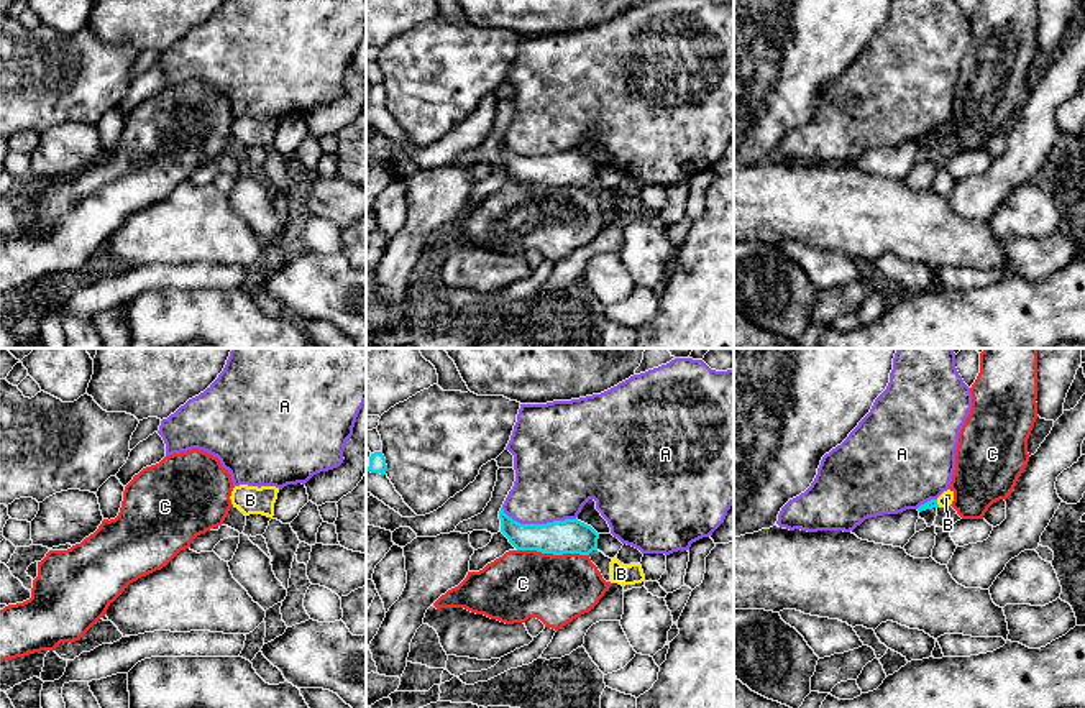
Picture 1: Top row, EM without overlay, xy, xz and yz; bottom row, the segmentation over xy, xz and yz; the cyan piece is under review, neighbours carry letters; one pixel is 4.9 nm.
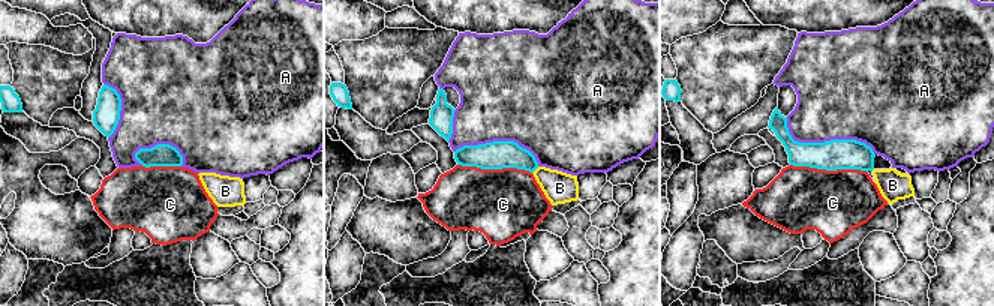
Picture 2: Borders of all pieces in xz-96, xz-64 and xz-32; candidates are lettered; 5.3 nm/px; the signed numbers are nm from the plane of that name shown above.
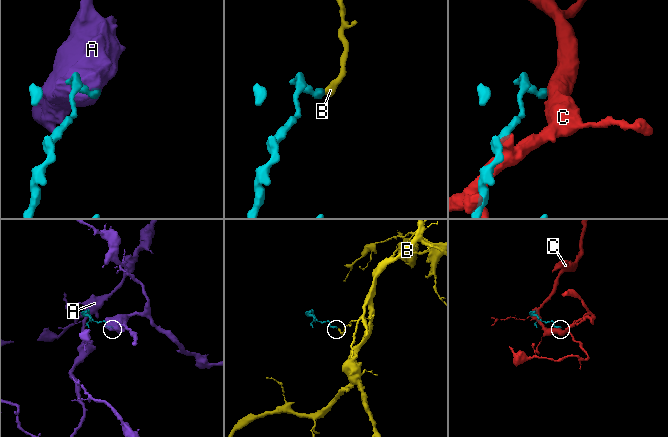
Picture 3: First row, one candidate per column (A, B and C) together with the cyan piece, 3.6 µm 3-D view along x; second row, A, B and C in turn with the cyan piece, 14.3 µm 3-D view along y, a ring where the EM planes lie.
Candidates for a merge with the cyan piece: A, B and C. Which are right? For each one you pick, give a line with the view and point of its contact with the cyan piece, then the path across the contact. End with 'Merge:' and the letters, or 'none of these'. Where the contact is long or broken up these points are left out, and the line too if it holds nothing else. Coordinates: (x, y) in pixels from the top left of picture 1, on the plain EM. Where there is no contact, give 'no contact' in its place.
Merge: none of these

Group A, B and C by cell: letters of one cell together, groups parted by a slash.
A / B / C

